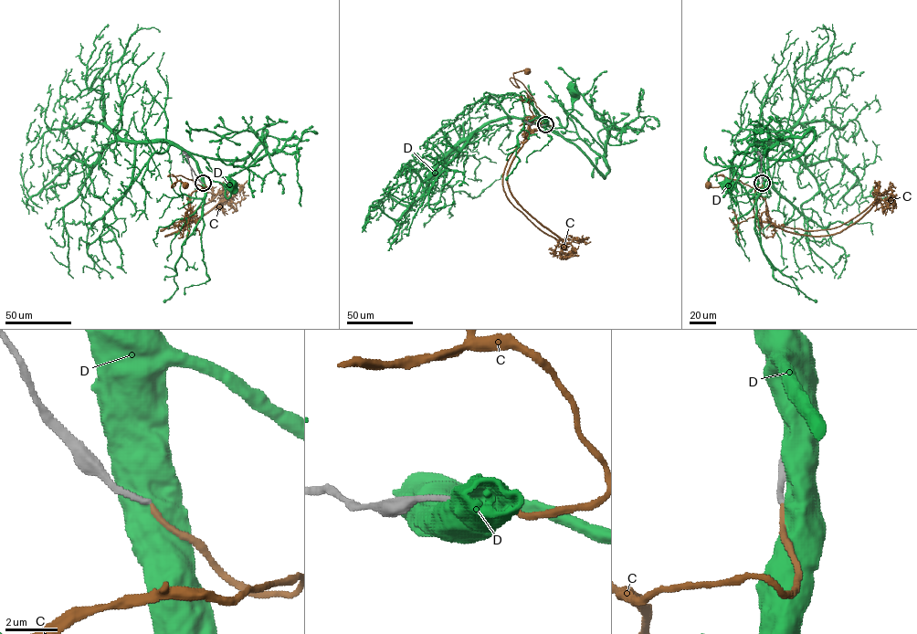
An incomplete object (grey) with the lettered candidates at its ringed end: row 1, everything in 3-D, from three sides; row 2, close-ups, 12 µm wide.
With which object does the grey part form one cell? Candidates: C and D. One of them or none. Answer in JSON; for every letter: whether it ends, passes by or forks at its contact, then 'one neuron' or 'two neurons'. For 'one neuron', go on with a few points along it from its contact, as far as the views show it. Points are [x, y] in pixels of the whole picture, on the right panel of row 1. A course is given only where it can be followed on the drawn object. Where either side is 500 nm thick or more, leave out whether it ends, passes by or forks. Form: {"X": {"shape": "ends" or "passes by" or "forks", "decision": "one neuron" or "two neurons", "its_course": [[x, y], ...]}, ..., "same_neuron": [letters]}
{"C": {"shape": "ends", "decision": "one neuron", "its_course": [[762, 184], [762, 187], [753, 188], [714, 176], [722, 174], [720, 185], [711, 187], [708, 181], [709, 185]]}, "D": {"decision": "two neurons"}, "same_neuron": ["C"]}

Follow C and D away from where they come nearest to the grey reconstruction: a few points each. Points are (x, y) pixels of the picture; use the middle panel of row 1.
C: (545, 124), (553, 123), (536, 106), (522, 84), (511, 78), (510, 80), (519, 88), (513, 74), (526, 71)
D: (544, 125), (566, 126), (567, 116), (573, 110), (573, 91)

